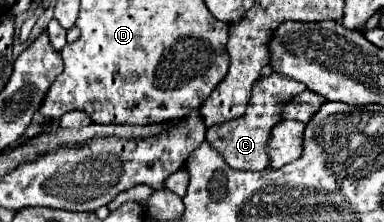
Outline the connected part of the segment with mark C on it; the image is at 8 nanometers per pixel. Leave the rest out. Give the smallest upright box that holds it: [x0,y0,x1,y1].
[206,72,306,172]

